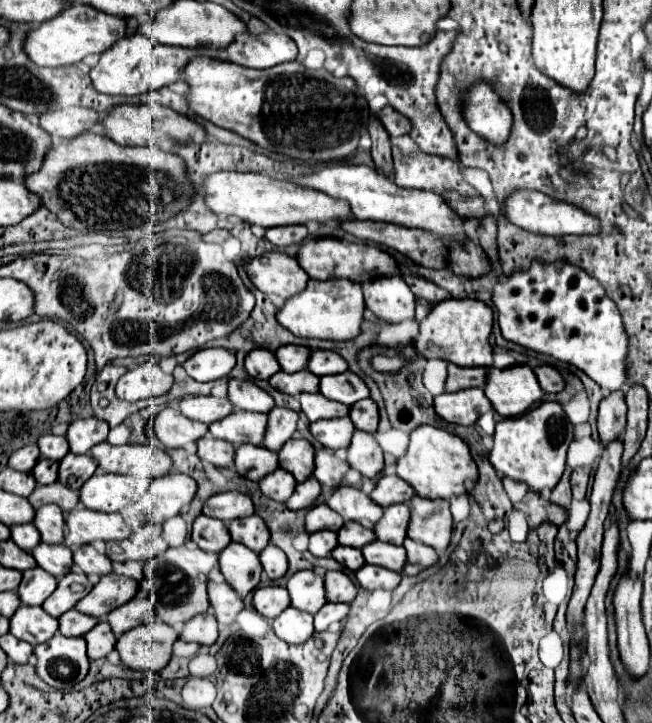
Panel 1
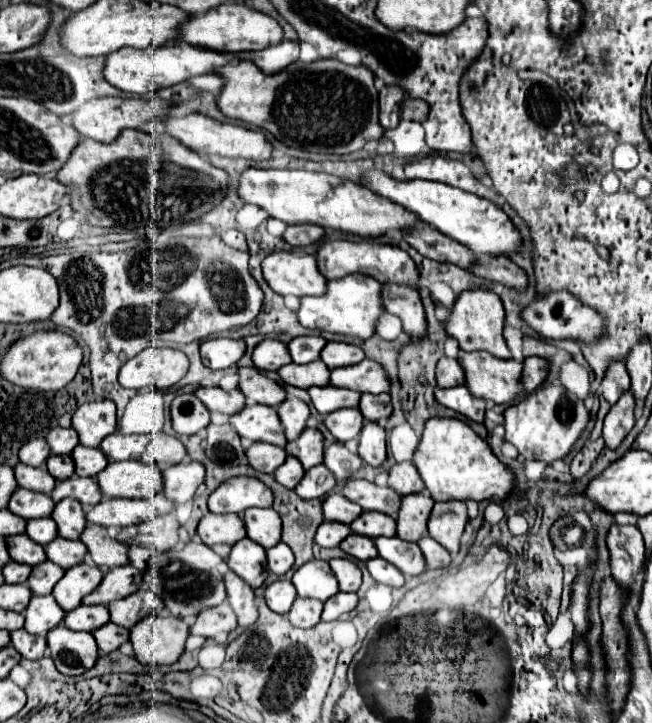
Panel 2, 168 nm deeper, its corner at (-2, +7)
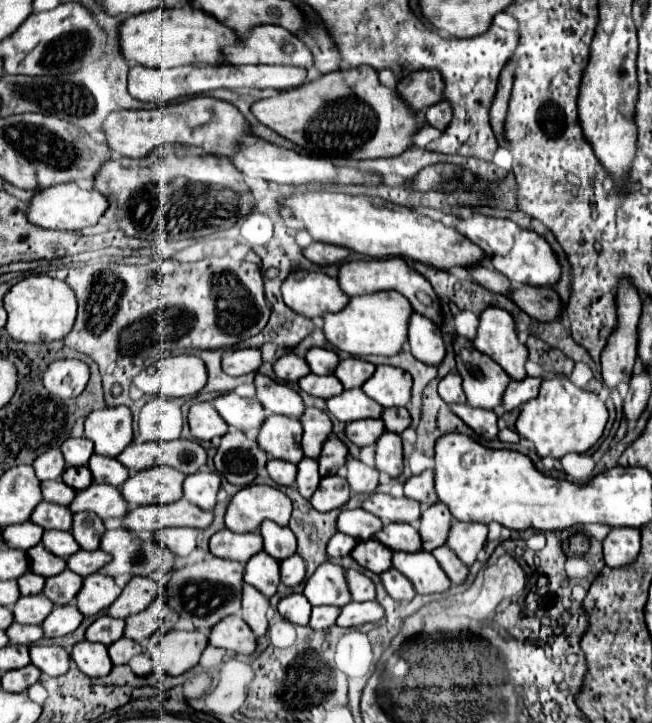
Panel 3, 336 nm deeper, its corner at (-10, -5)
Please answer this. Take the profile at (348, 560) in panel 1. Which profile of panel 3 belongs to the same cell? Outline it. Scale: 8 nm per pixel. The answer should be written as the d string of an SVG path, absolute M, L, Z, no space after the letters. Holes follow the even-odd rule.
M364 540L358 542L352 550L352 558L366 570L382 574L388 568L392 568L392 550L386 548L378 540Z

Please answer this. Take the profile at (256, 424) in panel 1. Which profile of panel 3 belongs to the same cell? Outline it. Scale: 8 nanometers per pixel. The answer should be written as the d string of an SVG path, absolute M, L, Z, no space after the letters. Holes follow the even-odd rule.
M268 416L258 434L258 444L270 458L290 460L292 464L298 464L304 458L300 442L302 422L288 416Z

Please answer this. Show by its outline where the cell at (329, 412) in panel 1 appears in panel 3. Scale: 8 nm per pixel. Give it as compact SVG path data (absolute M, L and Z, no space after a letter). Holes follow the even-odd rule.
M352 388L344 390L342 394L326 400L328 412L334 414L340 422L354 422L362 418L380 418L382 416L382 406L370 396L362 392L362 388Z

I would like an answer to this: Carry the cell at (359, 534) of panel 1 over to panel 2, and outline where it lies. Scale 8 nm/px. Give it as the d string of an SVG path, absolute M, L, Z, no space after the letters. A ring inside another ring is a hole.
M362 512L362 516L358 516L358 520L354 520L350 524L350 530L354 534L362 534L368 538L394 536L396 534L396 522L382 512Z

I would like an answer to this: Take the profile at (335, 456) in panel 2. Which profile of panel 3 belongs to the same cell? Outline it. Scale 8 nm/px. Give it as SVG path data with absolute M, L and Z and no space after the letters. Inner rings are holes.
M348 456L344 476L346 476L346 480L348 480L354 494L370 494L378 486L380 472L376 468L370 468L364 462Z

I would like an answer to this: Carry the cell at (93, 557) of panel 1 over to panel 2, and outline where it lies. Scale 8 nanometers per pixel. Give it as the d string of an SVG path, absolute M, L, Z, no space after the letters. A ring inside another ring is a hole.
M86 526L80 540L86 544L96 566L124 566L128 564L128 548L126 544L108 536L106 528Z

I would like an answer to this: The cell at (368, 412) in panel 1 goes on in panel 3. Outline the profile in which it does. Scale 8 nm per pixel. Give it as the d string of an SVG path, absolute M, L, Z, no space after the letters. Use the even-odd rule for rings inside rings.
M386 408L382 414L382 420L386 424L386 430L396 432L396 434L402 434L412 422L410 412L406 408Z

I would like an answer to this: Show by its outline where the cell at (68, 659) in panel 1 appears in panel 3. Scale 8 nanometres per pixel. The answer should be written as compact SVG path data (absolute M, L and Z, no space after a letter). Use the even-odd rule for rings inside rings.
M78 642L72 650L72 660L86 676L106 676L112 670L108 648L102 644Z

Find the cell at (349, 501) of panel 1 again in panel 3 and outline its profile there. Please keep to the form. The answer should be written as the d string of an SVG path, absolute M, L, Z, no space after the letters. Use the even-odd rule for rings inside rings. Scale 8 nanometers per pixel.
M370 494L364 504L362 504L364 510L372 512L374 516L378 516L384 524L388 522L406 522L406 524L412 524L416 526L418 520L420 520L420 514L422 514L422 508L416 500L410 500L410 498L394 498L390 494Z

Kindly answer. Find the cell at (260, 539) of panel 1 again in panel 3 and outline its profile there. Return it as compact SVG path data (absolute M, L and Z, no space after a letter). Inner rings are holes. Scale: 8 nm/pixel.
M266 520L260 526L260 534L264 538L264 550L272 558L282 562L296 552L296 536L292 534L290 528L282 528L282 526Z

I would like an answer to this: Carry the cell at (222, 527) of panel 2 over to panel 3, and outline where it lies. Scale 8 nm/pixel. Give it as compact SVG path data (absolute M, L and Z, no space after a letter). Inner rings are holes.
M224 528L210 538L210 552L218 558L246 562L250 560L250 556L258 554L260 550L262 550L262 536L258 536L258 532L236 534Z

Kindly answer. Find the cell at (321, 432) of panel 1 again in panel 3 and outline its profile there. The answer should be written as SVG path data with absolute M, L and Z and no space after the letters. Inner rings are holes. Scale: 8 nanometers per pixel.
M356 420L352 424L346 426L346 434L348 438L358 444L360 448L362 446L370 446L378 440L378 436L382 436L382 432L386 432L386 426L382 424L382 420Z

